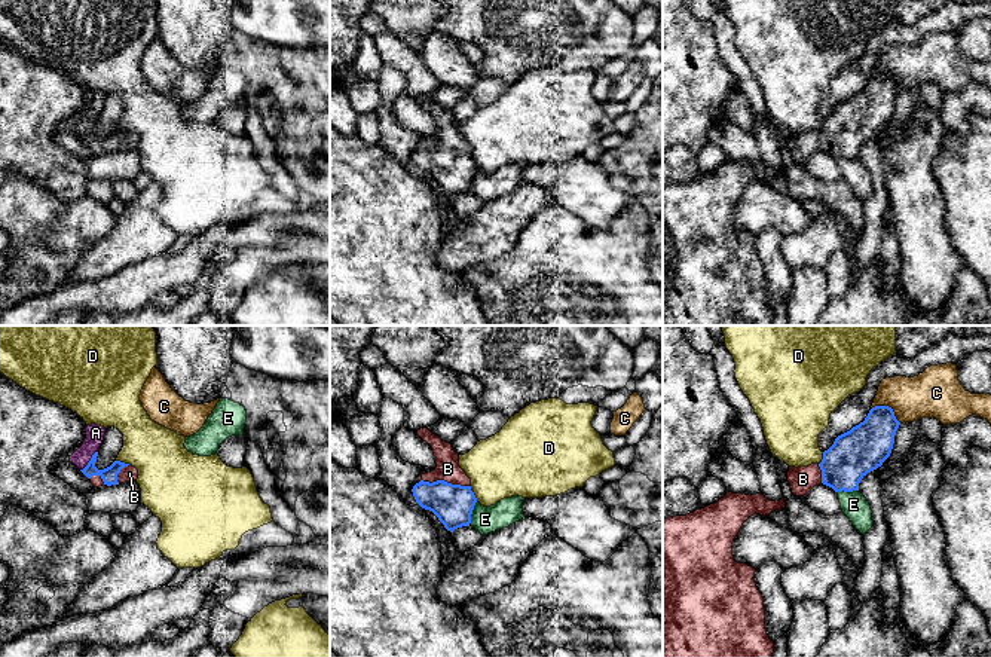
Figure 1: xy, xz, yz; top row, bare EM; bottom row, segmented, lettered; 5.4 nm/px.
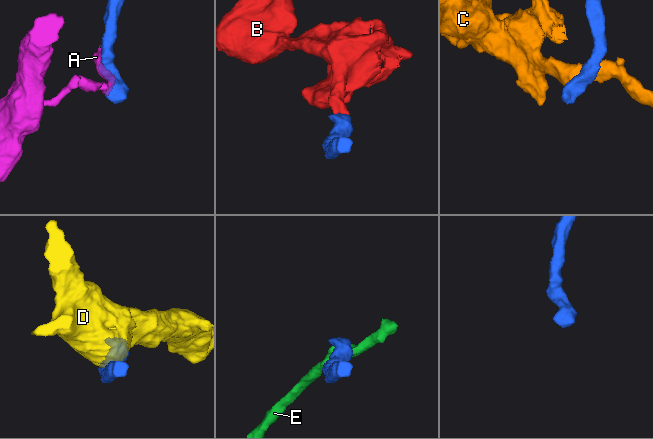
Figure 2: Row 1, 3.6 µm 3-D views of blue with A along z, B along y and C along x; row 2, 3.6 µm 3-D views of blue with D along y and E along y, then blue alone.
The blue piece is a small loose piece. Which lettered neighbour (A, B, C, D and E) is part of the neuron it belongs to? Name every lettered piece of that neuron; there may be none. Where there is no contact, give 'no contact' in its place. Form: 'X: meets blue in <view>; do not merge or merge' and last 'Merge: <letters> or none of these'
A: meets blue in xy; do not merge
B: meets blue in xz; merge
C: meets blue in yz; do not merge
D: meets blue in xz; do not merge
E: meets blue in xz; do not merge
Merge: B

